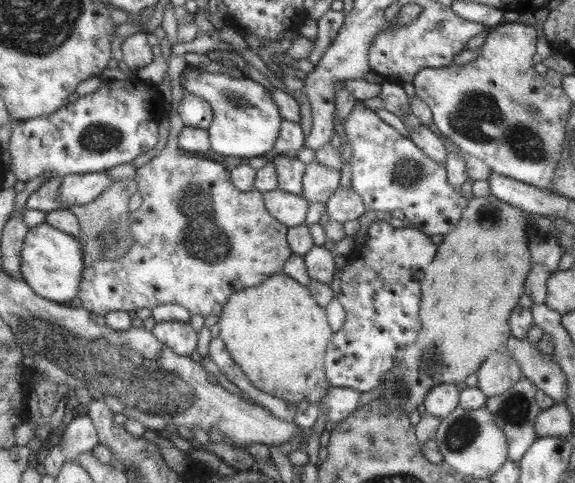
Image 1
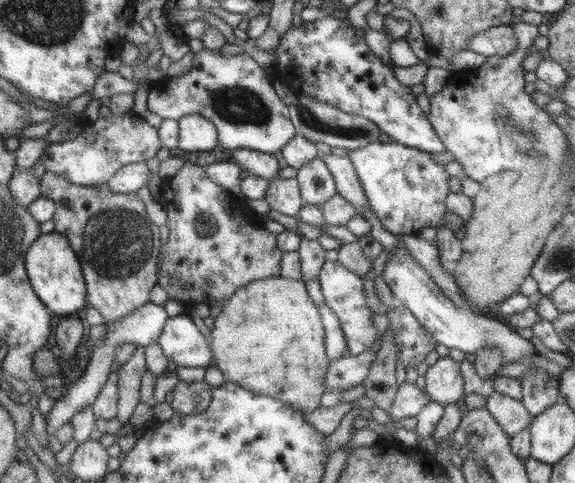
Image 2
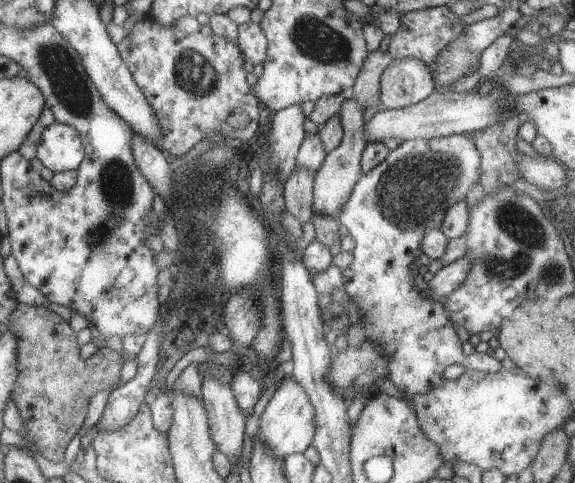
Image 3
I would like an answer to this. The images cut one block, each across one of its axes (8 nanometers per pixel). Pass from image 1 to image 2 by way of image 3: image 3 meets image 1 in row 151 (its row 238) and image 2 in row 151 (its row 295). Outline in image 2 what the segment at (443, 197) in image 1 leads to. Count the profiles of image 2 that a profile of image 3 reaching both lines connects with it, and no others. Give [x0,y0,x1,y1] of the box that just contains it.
[347,142,449,236]

